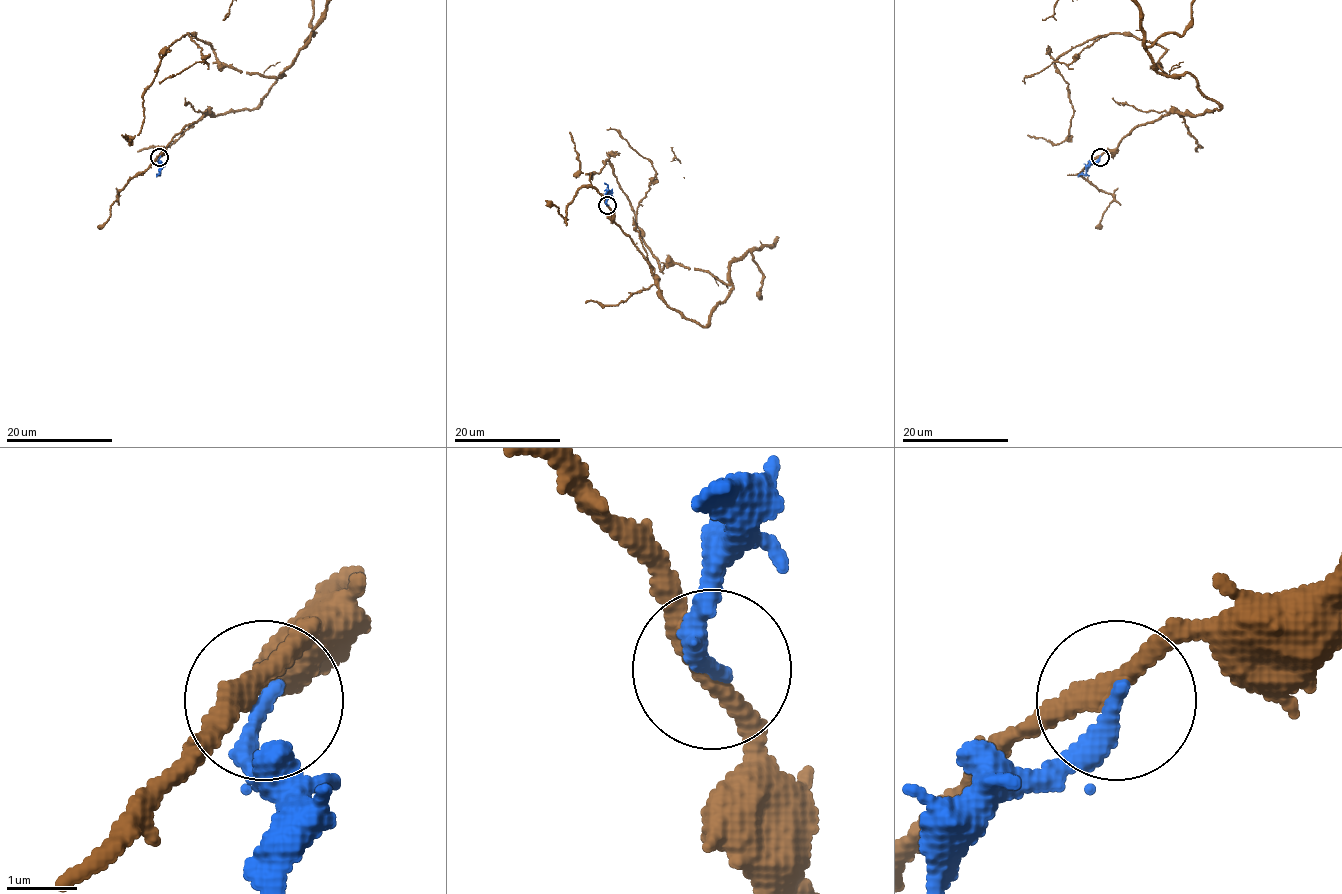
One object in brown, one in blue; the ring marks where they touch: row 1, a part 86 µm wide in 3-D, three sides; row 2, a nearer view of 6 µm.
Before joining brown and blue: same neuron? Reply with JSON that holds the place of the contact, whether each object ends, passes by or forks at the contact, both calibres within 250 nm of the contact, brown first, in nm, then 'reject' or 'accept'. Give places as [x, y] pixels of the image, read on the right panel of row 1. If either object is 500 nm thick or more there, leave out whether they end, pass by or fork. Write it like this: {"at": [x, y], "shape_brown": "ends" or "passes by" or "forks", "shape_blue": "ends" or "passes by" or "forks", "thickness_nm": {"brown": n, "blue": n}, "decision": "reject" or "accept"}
{"at": [1100, 157], "shape_brown": "passes by", "shape_blue": "ends", "thickness_nm": {"brown": 280, "blue": 280}, "decision": "reject"}

